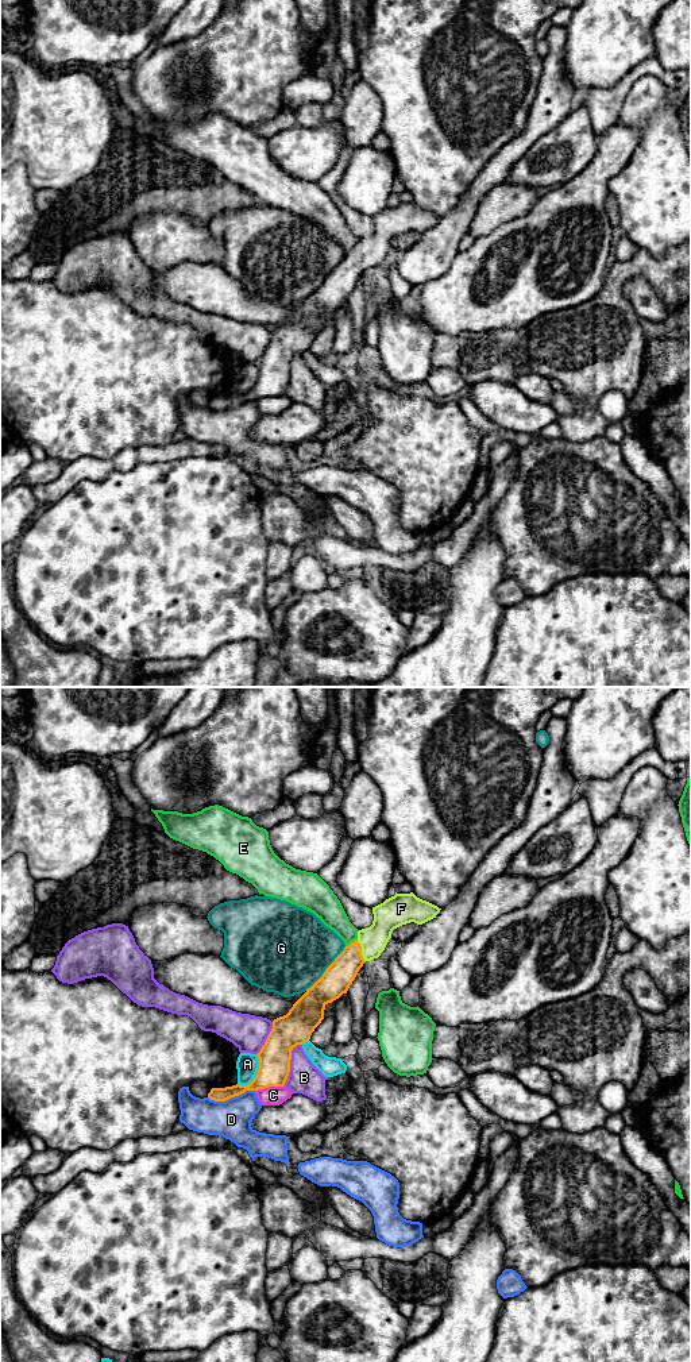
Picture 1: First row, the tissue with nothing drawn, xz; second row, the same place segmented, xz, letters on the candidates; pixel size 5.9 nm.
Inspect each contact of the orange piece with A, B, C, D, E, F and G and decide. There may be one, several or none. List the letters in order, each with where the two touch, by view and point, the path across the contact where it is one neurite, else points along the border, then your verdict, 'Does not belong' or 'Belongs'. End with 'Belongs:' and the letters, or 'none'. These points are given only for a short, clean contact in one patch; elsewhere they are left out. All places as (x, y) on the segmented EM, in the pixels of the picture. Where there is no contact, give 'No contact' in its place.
A: Touches orange at xz (257, 1075). Does not belong
B: Touches orange at xz (289, 1063). Does not belong
C: Touches orange at xz (269, 1085). Does not belong
D: Touches orange at xz (231, 1096). Does not belong
E: Touches orange at xz (351, 942). Does not belong
F: Touches orange at xz (361, 950). Path across: xz (338, 977), (361, 950), (373, 940). Belongs
G: Touches orange at xz (325, 969). Does not belong
Belongs: F

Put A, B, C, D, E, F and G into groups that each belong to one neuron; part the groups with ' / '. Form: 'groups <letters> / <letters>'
groups A / B / C / D / E / F / G

